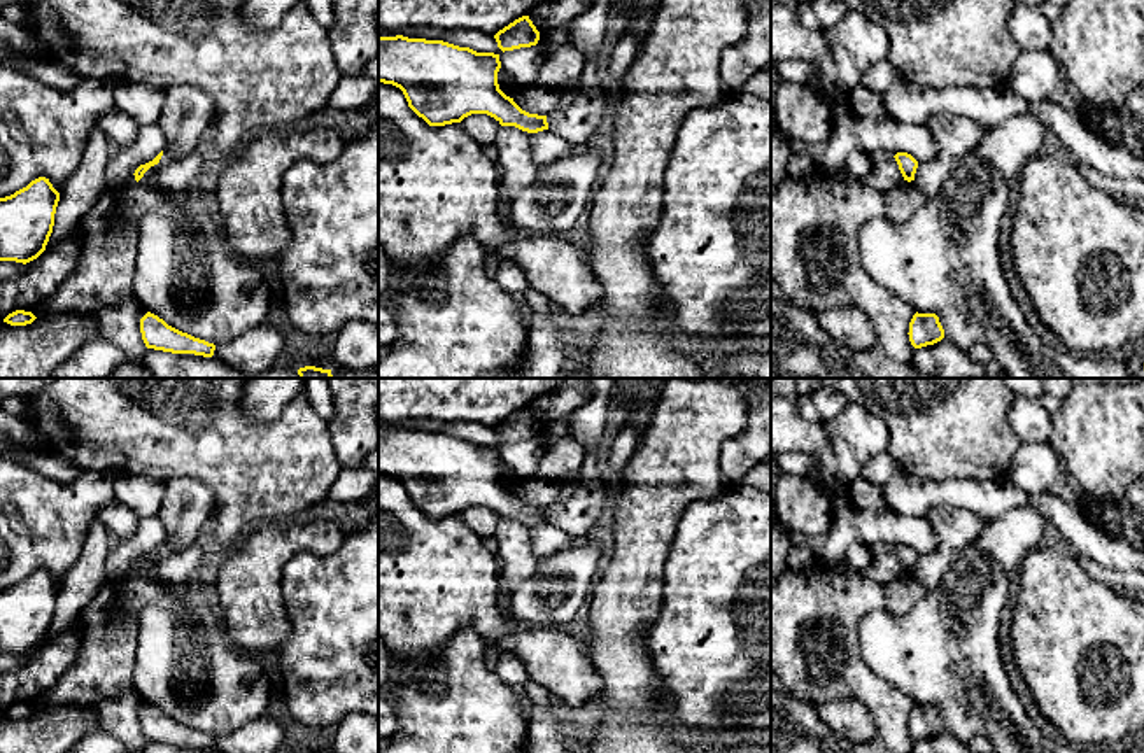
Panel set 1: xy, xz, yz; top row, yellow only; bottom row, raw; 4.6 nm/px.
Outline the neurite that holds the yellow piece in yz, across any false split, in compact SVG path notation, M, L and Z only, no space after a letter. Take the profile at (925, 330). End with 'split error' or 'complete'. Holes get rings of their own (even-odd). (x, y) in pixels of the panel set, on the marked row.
M914 313L909 322L909 341L914 348L934 345L944 338L944 329L936 313Z; complete

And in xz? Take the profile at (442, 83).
M378 35L378 82L399 88L429 126L487 114L527 133L548 130L547 116L522 110L498 84L499 54L443 40Z; complete

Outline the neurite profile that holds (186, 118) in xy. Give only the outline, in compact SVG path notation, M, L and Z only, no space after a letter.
M191 86L168 89L158 119L165 133L163 156L138 182L159 189L158 175L166 172L173 161L184 159L201 147L212 128L214 116L214 102L203 91Z

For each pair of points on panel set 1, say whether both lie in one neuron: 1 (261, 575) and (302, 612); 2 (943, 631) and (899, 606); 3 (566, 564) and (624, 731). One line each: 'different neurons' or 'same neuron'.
1: different neurons
2: different neurons
3: different neurons

